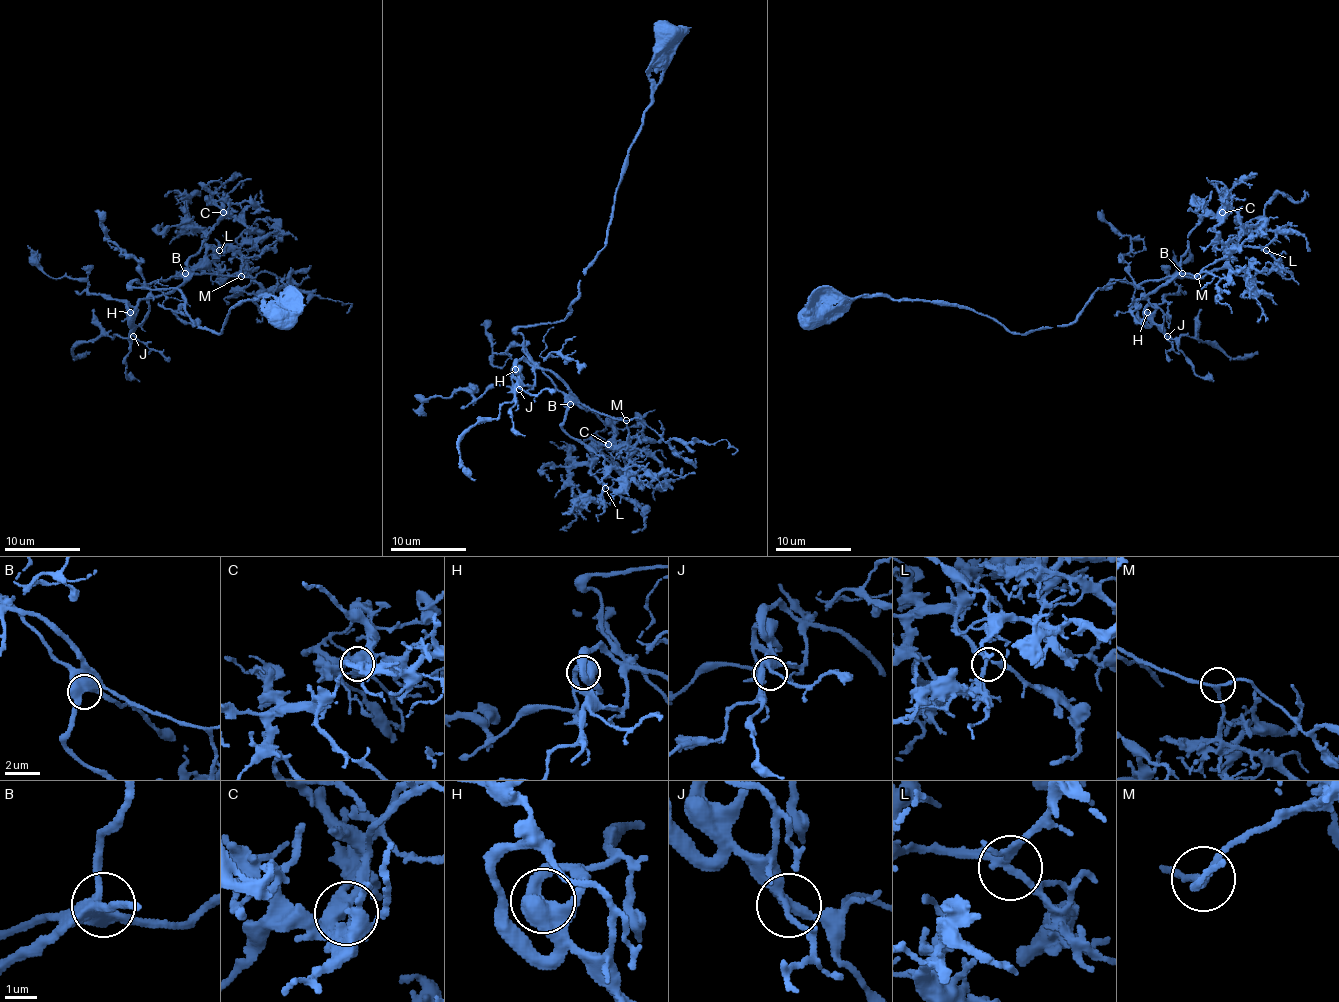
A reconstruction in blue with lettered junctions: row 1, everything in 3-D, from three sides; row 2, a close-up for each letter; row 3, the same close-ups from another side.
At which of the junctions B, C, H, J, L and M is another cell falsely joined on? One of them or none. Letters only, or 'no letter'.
no letter

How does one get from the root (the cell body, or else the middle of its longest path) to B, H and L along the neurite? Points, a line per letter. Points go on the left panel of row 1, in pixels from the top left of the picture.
B: (278, 315), (265, 296), (246, 300), (229, 311), (217, 334), (194, 327), (177, 288), (131, 287), (185, 273)
H: (278, 315), (265, 296), (246, 300), (217, 334), (194, 327), (177, 288), (137, 281), (149, 294), (129, 311)
L: (278, 315), (246, 300), (217, 334), (194, 327), (177, 288), (131, 287), (219, 250)

